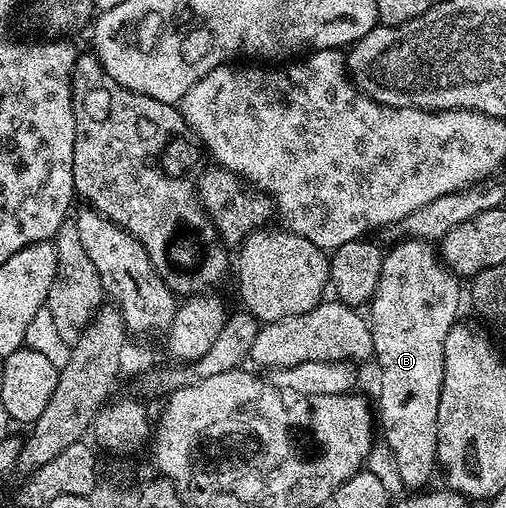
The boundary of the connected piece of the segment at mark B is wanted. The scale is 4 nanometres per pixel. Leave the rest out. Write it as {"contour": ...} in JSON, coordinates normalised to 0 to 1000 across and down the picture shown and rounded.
{"contour":[[[802,470],[783,476],[763,496],[757,533],[749,533],[749,565],[741,565],[737,591],[725,602],[729,650],[737,661],[735,701],[745,703],[745,726],[753,732],[741,809],[749,819],[751,843],[753,837],[761,843],[759,874],[777,896],[777,917],[785,921],[792,953],[806,961],[810,955],[816,967],[838,965],[856,929],[868,923],[864,827],[868,778],[875,770],[875,675],[883,667],[883,652],[905,638],[903,606],[911,593],[915,600],[913,555],[875,520],[866,492],[850,476]]]}

